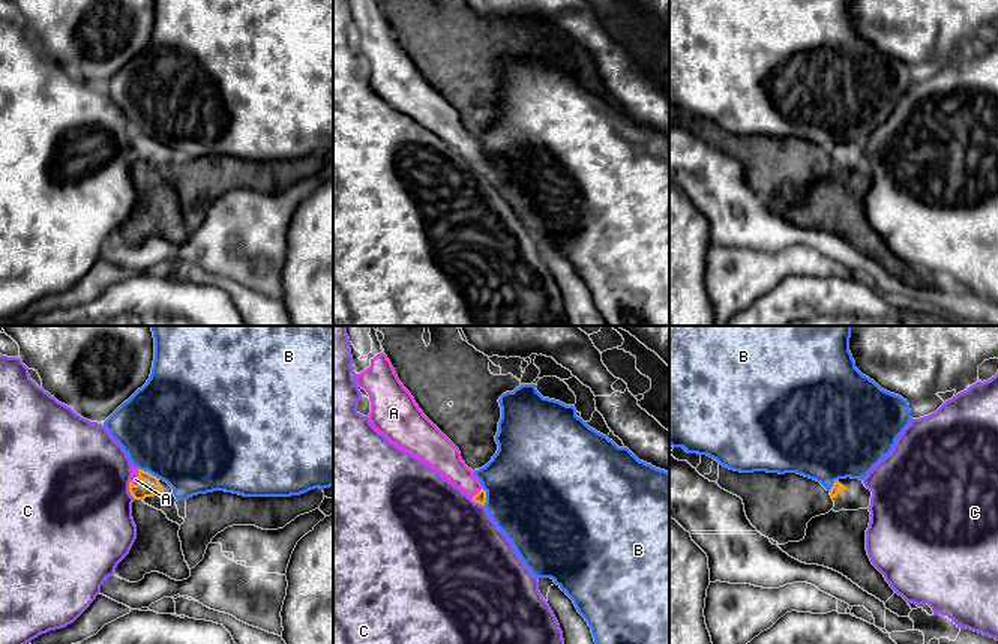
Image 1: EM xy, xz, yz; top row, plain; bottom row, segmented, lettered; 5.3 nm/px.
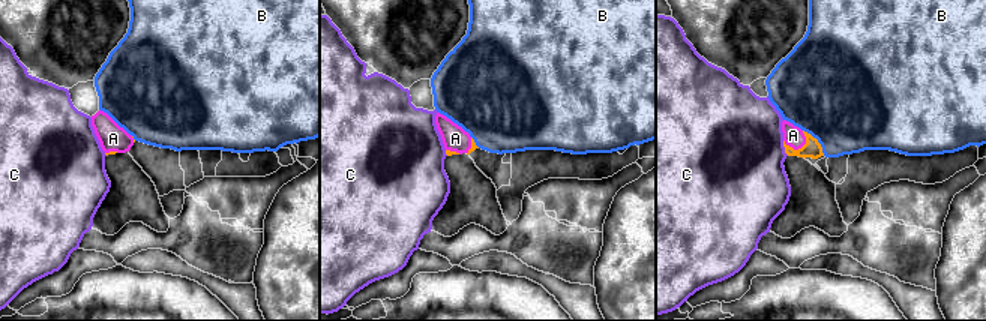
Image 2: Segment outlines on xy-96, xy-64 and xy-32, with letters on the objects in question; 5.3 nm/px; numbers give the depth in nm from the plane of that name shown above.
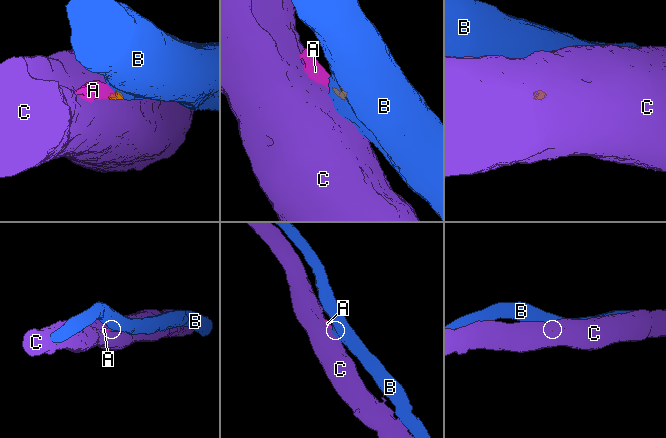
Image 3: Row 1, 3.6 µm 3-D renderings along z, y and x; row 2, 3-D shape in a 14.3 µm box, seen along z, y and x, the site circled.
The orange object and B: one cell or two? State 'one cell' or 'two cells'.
two cells

